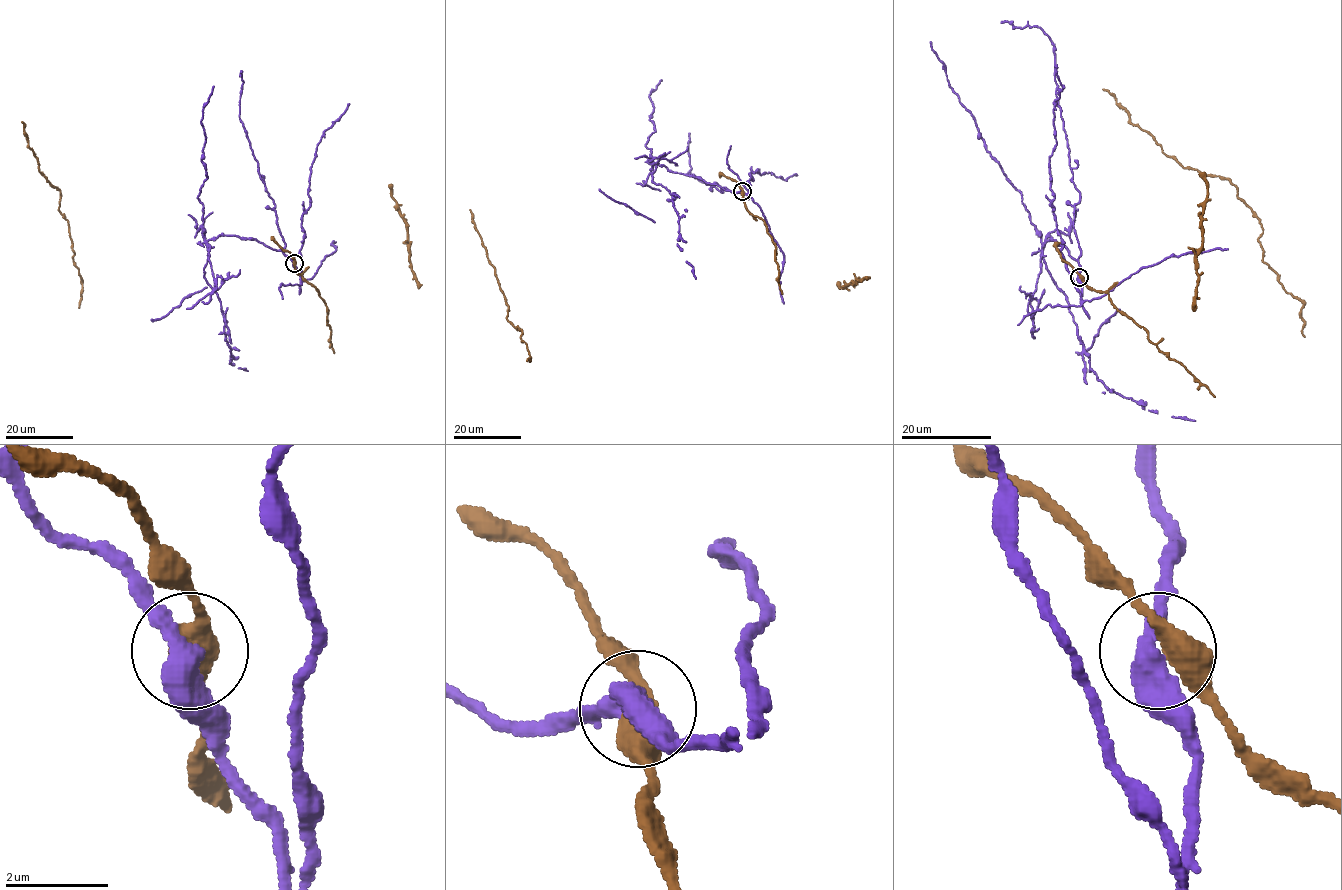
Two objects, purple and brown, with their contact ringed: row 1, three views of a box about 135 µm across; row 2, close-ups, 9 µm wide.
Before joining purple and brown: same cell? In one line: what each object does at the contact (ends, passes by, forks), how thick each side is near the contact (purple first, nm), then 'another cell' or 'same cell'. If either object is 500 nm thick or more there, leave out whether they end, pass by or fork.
purple passes by; brown passes by; 440 nm thick on the purple side, 480 nm on the other; another cell

